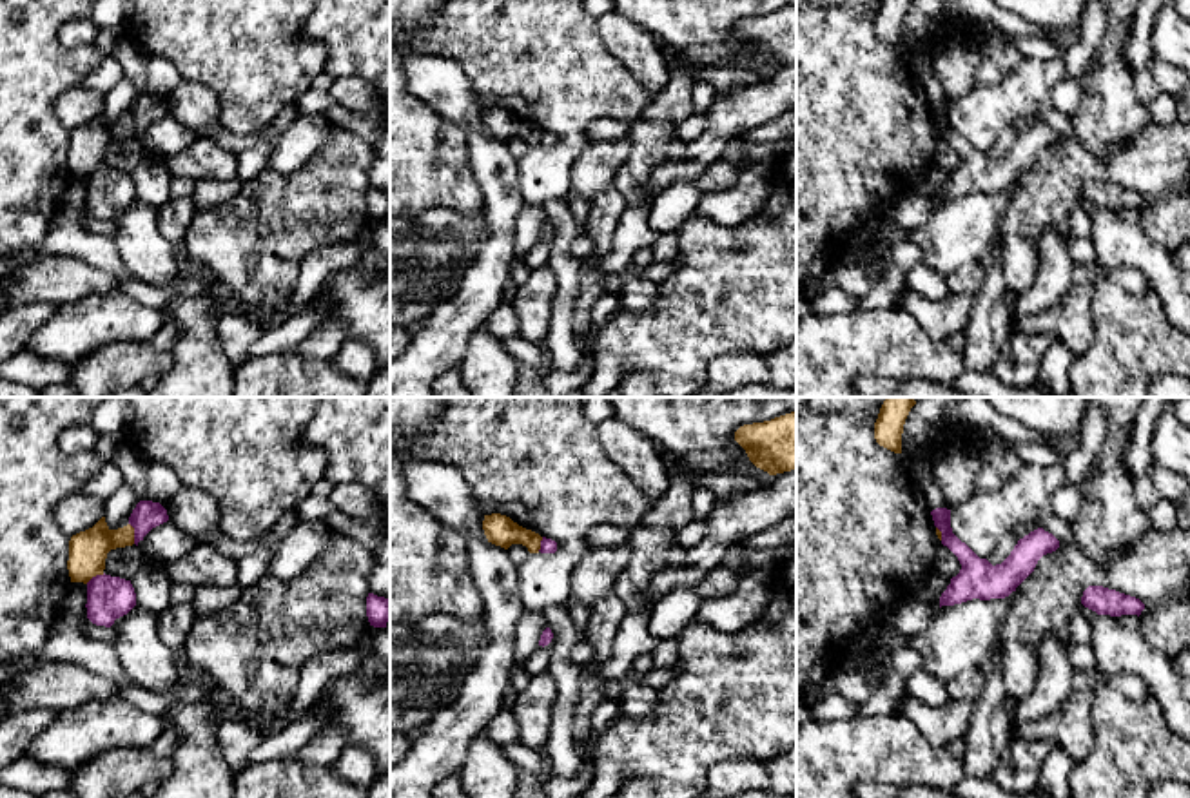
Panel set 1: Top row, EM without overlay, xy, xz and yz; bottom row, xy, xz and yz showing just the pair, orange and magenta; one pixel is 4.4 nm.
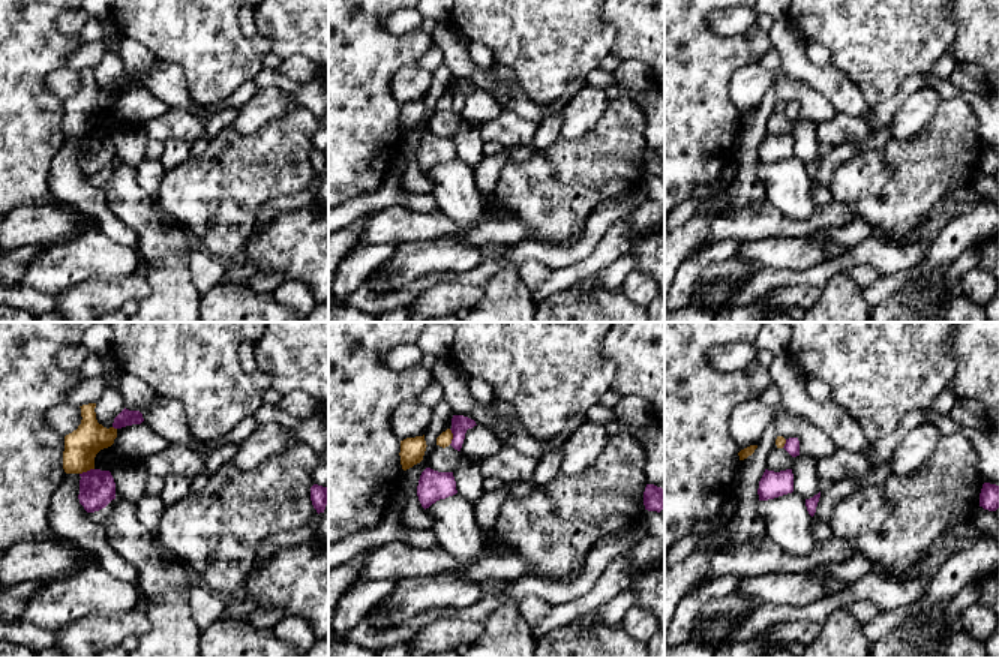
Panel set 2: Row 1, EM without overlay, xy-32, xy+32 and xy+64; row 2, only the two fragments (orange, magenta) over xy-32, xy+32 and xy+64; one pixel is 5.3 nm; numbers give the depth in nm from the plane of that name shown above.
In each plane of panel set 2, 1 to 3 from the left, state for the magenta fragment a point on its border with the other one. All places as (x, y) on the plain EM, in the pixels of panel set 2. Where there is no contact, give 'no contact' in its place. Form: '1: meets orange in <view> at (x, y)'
1: meets orange in xy-32 at (86, 135)
2: meets orange in xy+32 at (452, 101)
3: meets orange in xy+64 at (785, 107)

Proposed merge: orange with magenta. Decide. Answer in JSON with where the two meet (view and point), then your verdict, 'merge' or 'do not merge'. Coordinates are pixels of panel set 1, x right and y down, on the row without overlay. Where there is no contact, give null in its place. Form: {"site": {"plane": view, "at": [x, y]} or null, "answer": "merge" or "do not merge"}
{"site": {"plane": "xy", "at": [133, 127]}, "answer": "do not merge"}

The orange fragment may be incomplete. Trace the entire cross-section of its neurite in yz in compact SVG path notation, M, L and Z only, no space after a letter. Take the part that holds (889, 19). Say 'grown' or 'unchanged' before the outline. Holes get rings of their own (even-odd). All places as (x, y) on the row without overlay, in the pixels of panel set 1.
unchanged | M882 0L874 16L874 33L880 40L902 47L903 18L912 0Z

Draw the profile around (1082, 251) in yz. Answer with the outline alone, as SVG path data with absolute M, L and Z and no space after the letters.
M1067 238L1067 248L1074 263L1096 263L1097 254L1096 254L1096 245L1092 238Z

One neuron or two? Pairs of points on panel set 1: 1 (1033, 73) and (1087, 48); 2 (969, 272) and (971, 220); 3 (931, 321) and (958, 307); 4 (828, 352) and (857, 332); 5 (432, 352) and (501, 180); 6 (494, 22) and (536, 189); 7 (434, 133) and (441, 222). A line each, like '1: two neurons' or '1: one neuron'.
1: two neurons
2: two neurons
3: one neuron
4: one neuron
5: one neuron
6: one neuron
7: two neurons

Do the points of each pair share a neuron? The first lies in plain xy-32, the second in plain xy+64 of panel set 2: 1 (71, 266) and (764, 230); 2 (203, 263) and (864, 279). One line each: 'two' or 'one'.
1: two
2: one

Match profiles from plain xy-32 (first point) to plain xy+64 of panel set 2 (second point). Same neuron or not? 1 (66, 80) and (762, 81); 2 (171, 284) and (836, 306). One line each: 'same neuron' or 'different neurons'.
1: same neuron
2: same neuron

